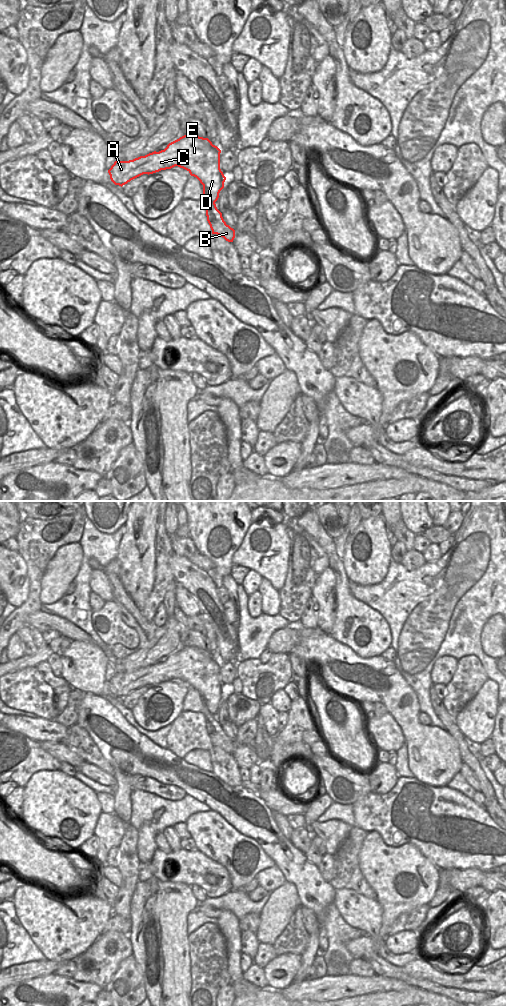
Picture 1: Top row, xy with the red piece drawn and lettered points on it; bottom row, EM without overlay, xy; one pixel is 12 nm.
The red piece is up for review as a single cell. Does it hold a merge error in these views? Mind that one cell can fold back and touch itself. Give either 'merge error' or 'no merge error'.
merge error

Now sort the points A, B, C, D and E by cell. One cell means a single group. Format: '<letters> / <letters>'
A C D E / B

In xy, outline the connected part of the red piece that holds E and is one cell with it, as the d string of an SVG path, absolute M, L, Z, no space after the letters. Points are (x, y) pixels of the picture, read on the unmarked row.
M186 646L159 664L129 673L115 673L108 685L111 693L122 699L143 686L178 678L196 689L206 701L207 710L215 715L226 692L220 681L220 665L208 650Z

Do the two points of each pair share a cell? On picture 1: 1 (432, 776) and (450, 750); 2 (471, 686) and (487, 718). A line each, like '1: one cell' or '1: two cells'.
1: one cell
2: two cells

